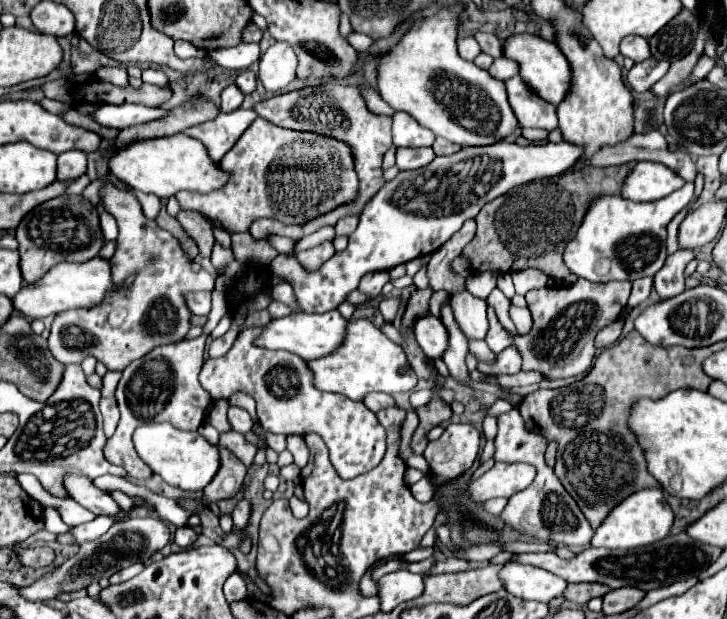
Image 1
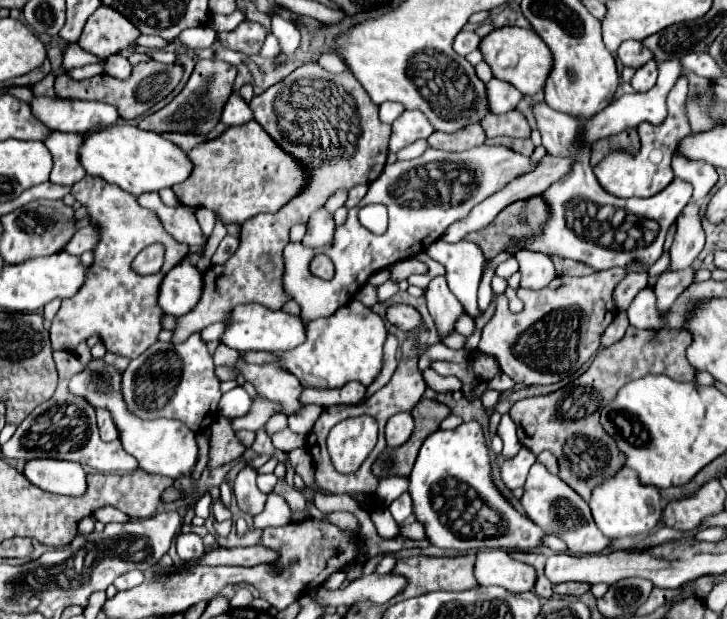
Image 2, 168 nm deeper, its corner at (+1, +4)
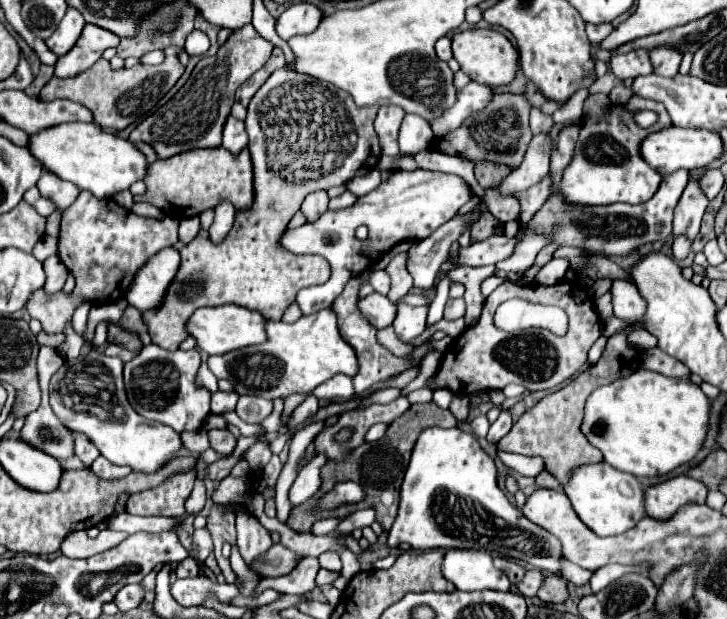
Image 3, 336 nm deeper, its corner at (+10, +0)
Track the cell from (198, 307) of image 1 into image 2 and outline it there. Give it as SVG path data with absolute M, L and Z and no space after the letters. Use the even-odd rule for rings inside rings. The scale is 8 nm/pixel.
M189 256L167 272L159 286L157 304L171 316L183 316L201 298L201 272L189 262Z

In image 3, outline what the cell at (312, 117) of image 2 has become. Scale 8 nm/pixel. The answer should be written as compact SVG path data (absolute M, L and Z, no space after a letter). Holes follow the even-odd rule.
M292 68L276 70L262 88L254 94L248 104L246 114L246 132L250 136L250 156L254 164L254 206L246 212L238 212L234 220L234 228L226 236L224 244L212 244L208 232L200 232L190 244L182 246L180 256L182 264L166 292L164 304L156 312L146 312L144 320L148 324L148 332L152 342L164 350L178 350L178 346L188 338L188 320L202 306L220 306L220 304L238 304L248 306L252 310L264 312L268 320L280 320L286 308L294 302L296 292L308 286L324 284L330 276L328 262L318 255L294 255L280 248L280 236L286 230L290 218L300 210L302 200L310 192L328 190L332 186L342 186L358 174L368 174L378 166L382 148L372 126L378 108L360 108L354 104L348 92L336 88L334 84L324 84L324 80L312 80L312 76L304 76L300 72L292 72Z

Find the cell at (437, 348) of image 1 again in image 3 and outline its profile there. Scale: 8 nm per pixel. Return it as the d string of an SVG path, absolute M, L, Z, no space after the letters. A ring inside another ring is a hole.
M374 292L372 296L364 298L358 302L358 308L360 312L364 314L364 318L378 330L382 328L388 328L394 324L394 318L396 318L396 306L382 294Z

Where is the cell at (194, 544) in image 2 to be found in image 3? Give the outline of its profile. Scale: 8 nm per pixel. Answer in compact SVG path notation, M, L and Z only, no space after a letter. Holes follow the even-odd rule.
M188 556L186 560L182 560L182 562L178 564L178 568L176 568L176 574L178 574L178 578L196 576L198 572L200 572L200 568L198 568L198 562L196 562L192 556Z

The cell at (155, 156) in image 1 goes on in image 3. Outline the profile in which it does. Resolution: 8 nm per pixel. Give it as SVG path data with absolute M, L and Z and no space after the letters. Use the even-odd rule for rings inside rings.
M68 122L42 130L30 136L30 152L46 170L76 184L80 190L92 192L96 198L112 198L114 194L128 190L134 182L144 180L144 174L148 172L146 156L130 140L110 134L94 122Z

